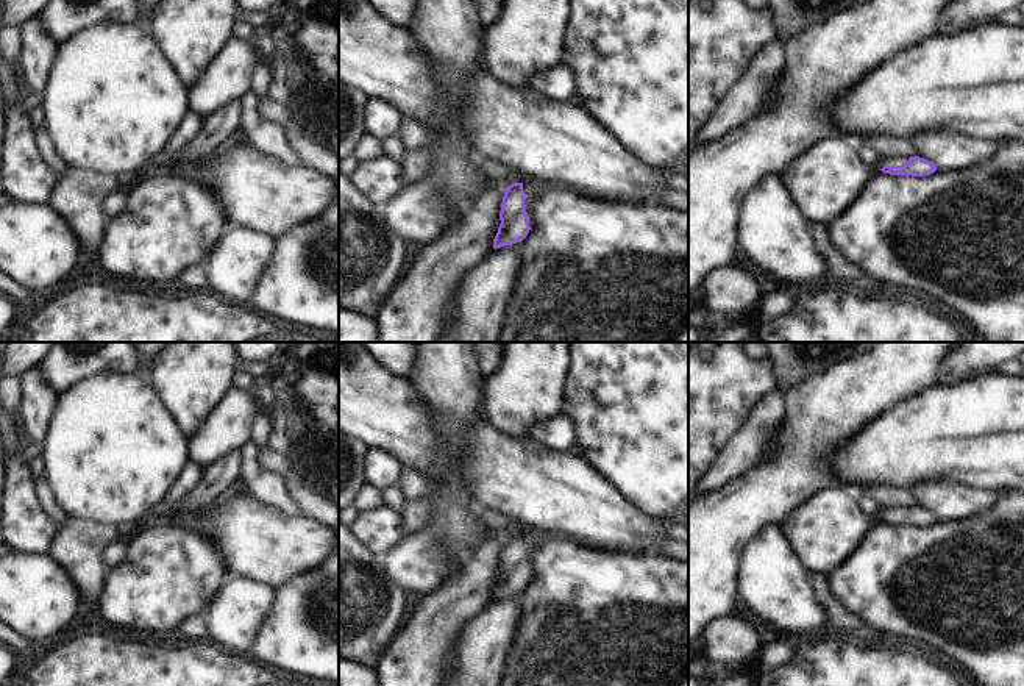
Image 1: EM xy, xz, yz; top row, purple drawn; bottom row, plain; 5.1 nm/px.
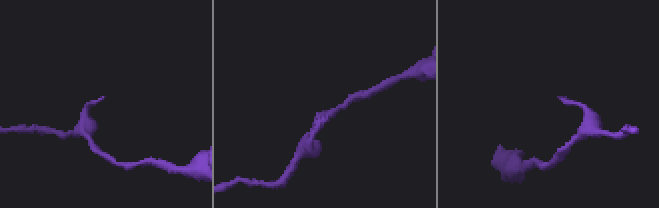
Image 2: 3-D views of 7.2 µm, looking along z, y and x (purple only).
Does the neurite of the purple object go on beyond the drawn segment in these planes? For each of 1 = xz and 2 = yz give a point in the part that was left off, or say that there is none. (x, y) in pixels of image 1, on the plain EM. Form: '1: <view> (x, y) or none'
1: xz (531, 538)
2: yz (882, 511)

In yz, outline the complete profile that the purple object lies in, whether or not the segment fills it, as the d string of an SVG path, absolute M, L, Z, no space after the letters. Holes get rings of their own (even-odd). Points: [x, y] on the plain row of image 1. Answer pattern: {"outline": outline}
{"outline": "M880 506L876 519L890 525L912 525L912 527L924 527L930 525L937 520L937 517L919 506Z"}

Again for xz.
{"outline": "M523 530L512 533L504 542L493 598L521 592L531 580L531 558L539 544L549 534L542 531Z"}

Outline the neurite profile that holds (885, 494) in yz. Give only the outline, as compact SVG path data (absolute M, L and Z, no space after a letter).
M890 483L868 484L862 491L863 495L871 495L879 506L915 506L912 489L898 488Z

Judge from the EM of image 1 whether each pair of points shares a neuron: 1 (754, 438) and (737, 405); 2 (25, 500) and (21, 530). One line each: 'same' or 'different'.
1: different
2: same

